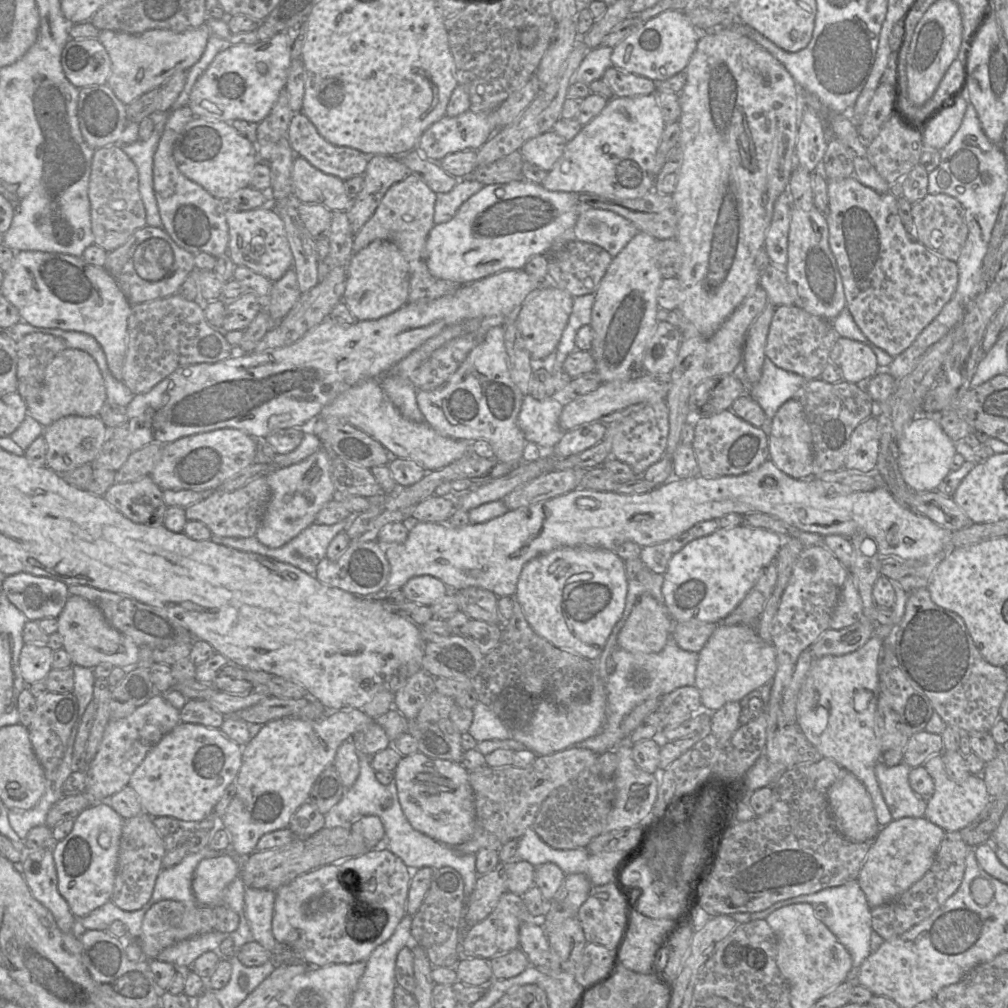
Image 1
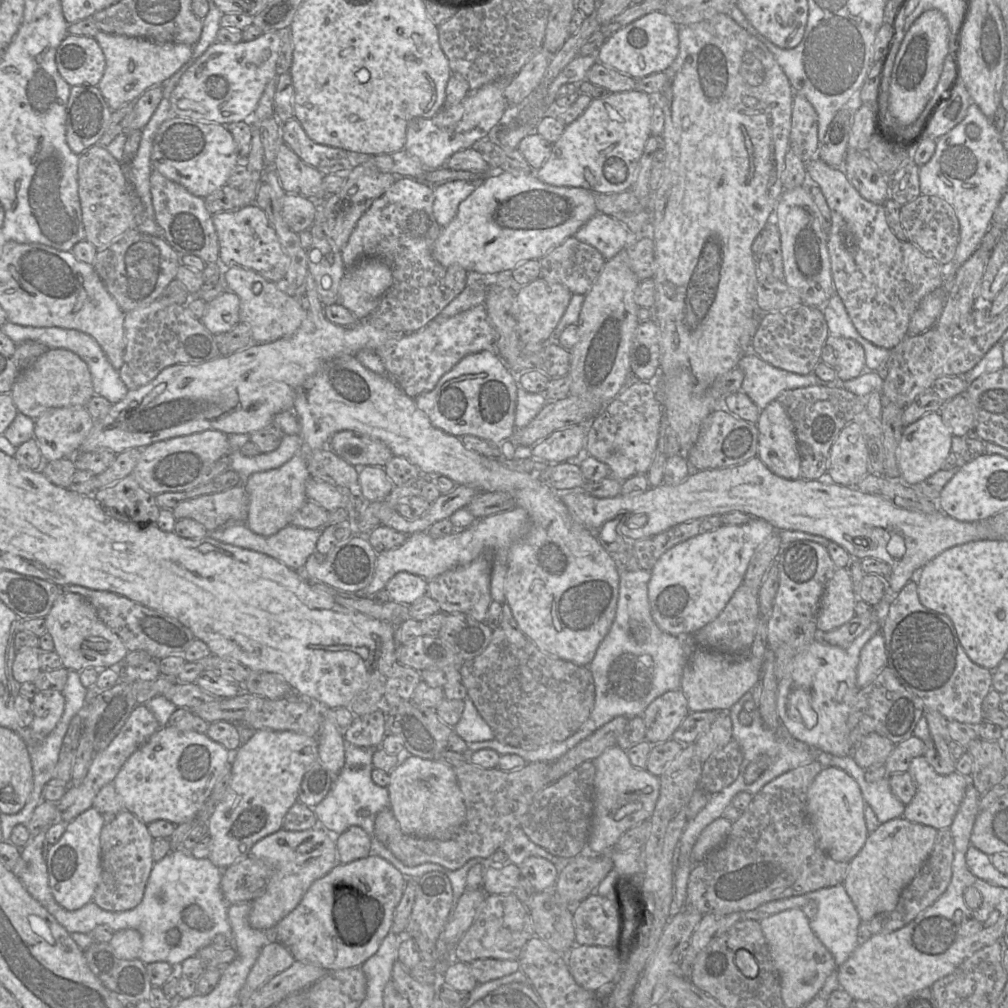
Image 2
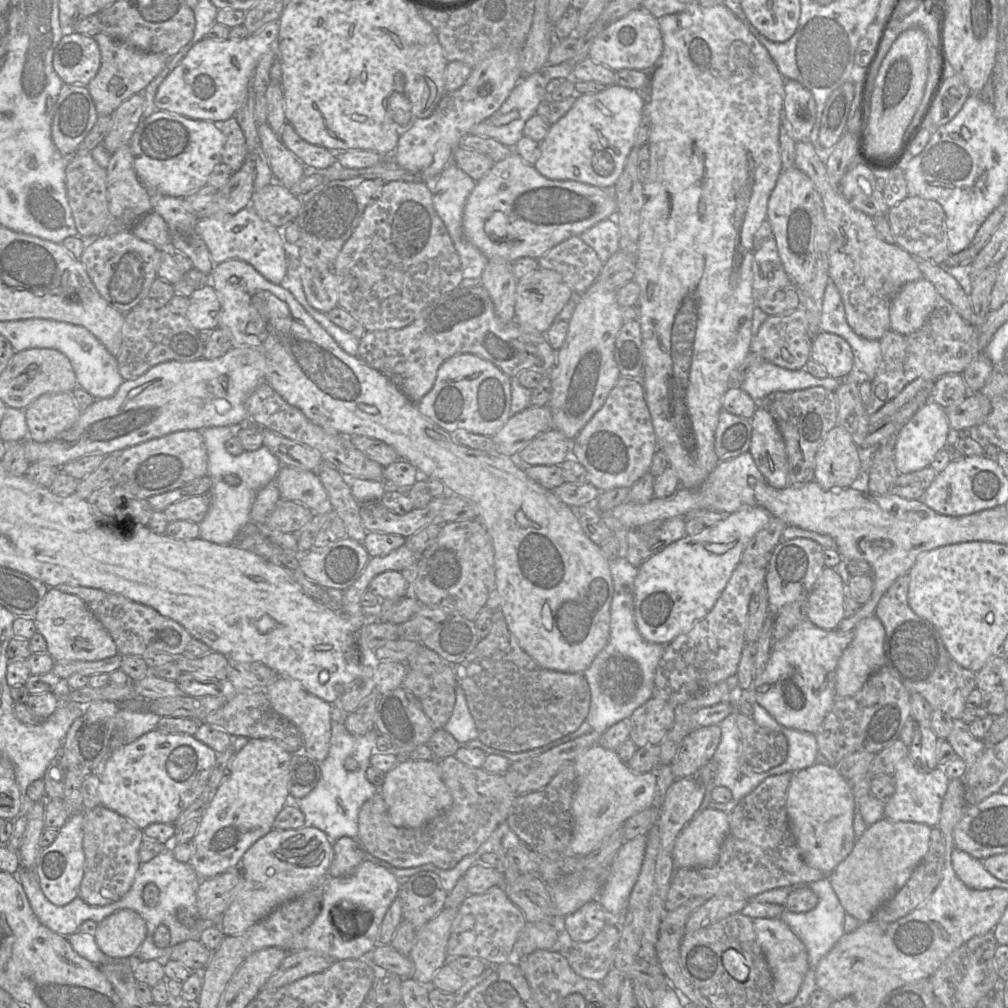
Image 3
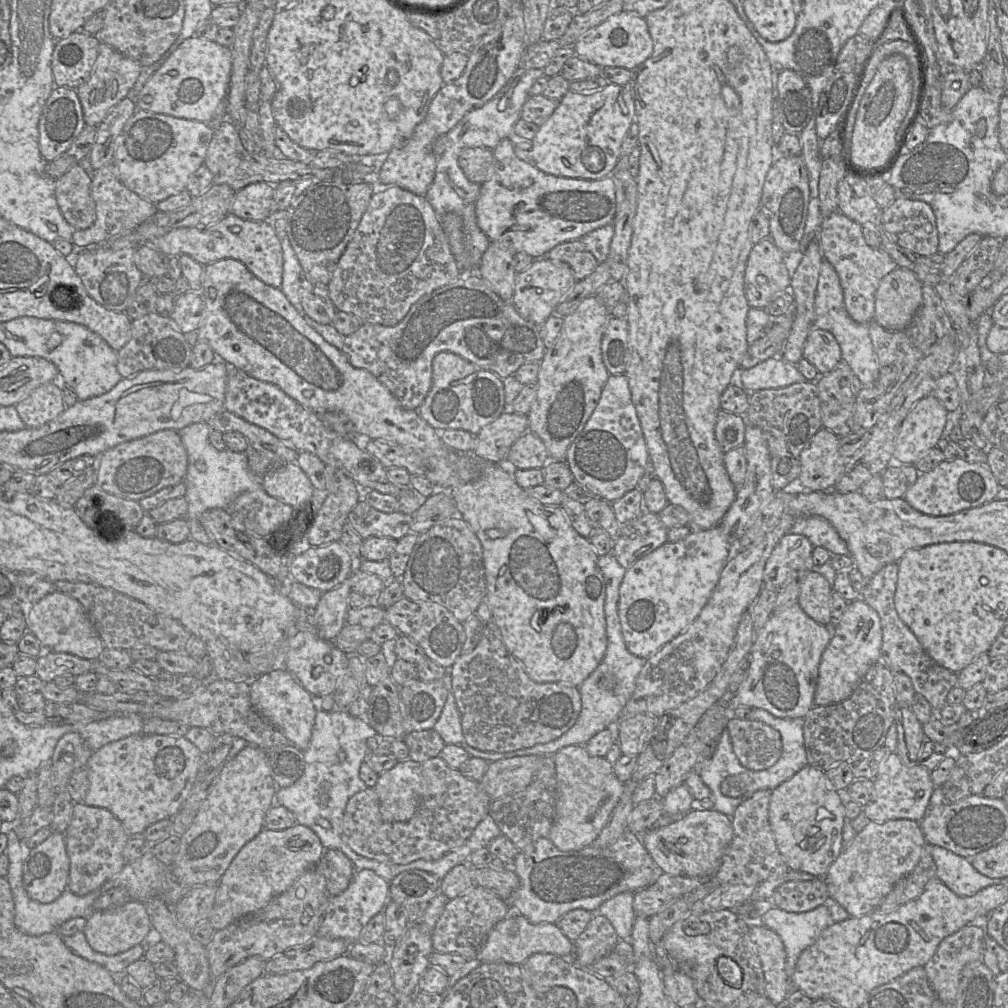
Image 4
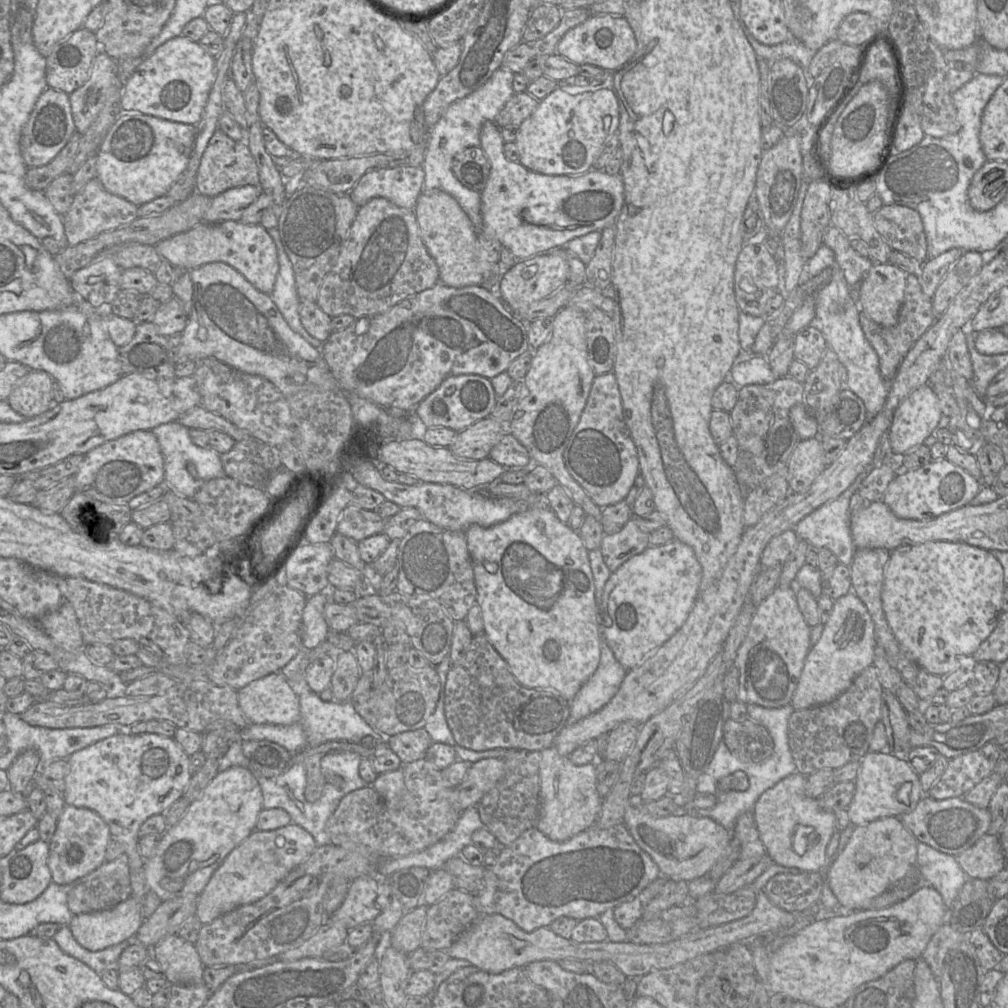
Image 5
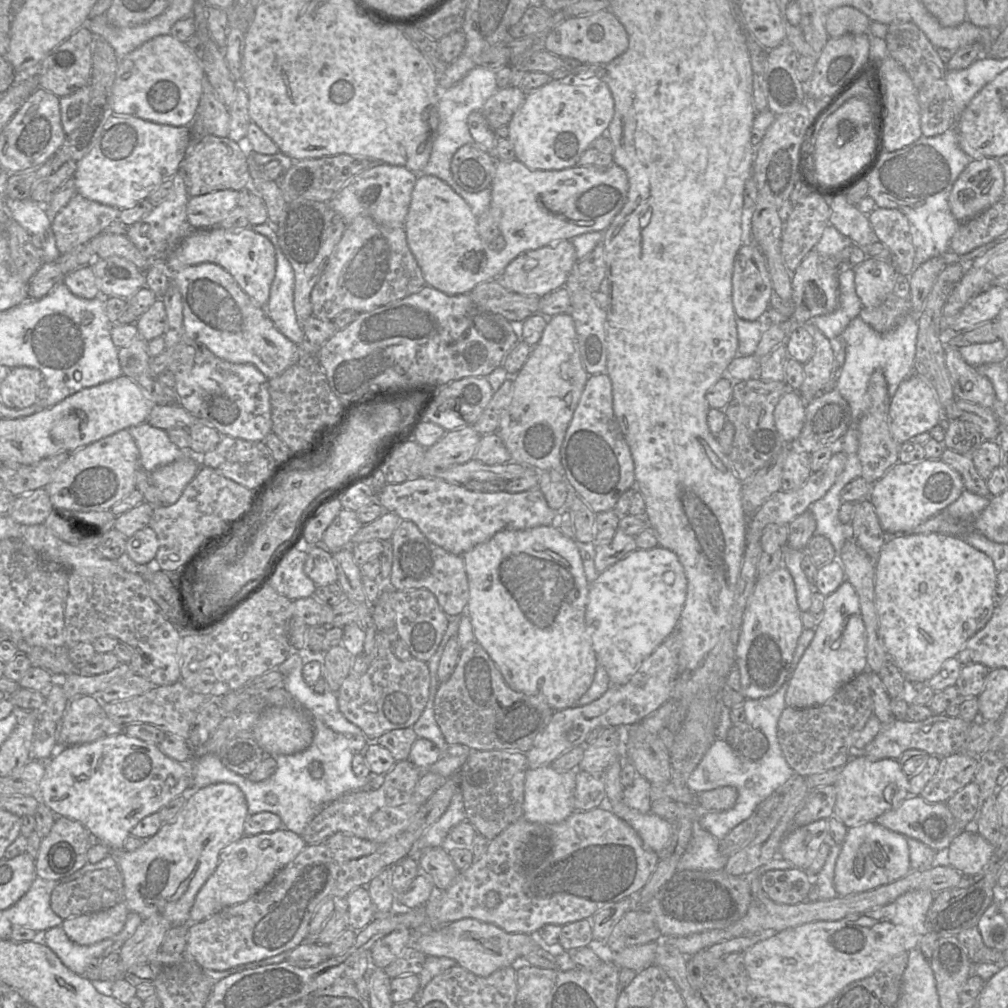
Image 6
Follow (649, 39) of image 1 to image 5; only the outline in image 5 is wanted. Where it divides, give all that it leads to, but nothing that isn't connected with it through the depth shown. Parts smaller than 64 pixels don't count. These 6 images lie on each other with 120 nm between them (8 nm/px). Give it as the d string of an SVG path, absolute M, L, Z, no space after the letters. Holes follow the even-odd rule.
M593 14L585 22L567 31L557 45L557 53L577 64L594 65L616 71L634 56L637 42L634 32L622 15Z

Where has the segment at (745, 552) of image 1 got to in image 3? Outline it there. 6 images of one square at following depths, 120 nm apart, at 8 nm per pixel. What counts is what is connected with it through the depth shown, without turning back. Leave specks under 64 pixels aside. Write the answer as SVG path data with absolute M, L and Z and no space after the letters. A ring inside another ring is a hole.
M744 505L717 524L671 543L639 566L634 582L635 621L641 636L668 644L690 631L714 607L747 544L771 517L763 507Z

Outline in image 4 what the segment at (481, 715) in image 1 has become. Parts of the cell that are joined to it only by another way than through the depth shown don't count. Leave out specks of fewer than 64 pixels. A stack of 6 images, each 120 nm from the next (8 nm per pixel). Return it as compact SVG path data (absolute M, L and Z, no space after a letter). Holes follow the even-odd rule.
M451 668L446 669L447 671L441 681L448 691L447 700L433 730L441 736L446 744L460 745L465 742L461 726L461 715L452 691Z

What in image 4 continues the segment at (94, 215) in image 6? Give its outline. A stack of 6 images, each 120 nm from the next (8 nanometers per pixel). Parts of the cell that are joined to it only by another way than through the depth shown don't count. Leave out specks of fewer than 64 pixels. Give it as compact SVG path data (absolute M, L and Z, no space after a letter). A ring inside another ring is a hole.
M113 163L106 164L92 173L91 195L95 202L96 220L87 229L73 231L71 241L77 248L127 233L158 211L154 203L143 199L120 181L117 168Z

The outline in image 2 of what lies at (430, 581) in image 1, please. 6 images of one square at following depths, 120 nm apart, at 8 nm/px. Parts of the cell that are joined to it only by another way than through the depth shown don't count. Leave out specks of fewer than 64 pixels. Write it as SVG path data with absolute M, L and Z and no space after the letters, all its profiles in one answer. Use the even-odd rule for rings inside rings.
M408 572L396 573L386 584L385 590L391 601L410 605L419 597L426 595L428 581Z

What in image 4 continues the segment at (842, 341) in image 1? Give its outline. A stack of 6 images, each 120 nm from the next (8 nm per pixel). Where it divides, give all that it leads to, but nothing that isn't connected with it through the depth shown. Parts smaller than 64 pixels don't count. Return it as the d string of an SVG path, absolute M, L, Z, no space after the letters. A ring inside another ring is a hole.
M812 329L803 348L803 358L814 365L820 375L824 375L842 360L841 348L829 331Z

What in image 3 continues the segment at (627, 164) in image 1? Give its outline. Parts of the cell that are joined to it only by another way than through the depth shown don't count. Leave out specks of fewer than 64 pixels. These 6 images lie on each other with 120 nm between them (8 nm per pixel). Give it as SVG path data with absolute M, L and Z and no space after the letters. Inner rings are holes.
M611 85L596 94L578 94L570 110L550 125L546 137L540 142L541 155L533 166L551 180L573 180L599 188L614 189L634 146L635 134L642 117L643 100L633 89Z

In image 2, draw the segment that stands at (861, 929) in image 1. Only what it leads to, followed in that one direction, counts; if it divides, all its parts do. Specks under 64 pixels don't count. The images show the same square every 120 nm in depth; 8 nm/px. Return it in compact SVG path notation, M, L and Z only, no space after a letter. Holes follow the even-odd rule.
M843 884L825 887L799 896L778 899L766 902L756 908L758 913L776 914L792 908L802 908L809 901L818 905L817 914L809 919L810 928L821 943L832 954L836 966L843 964L851 953L858 947L858 926L861 919L856 908L847 894Z

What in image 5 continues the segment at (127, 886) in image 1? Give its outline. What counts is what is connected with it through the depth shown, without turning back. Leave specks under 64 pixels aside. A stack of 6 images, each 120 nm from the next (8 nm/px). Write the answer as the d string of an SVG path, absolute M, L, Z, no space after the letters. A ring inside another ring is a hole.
M66 804L49 842L48 867L52 881L59 885L69 884L99 868L105 862L110 840L110 828L98 813L89 808Z

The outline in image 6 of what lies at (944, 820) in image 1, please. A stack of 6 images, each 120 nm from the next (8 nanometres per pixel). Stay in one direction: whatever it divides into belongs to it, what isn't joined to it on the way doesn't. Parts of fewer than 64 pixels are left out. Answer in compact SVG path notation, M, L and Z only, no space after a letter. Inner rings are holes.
M862 755L852 757L841 768L837 781L836 802L833 815L847 828L860 826L886 811L897 808L909 795L909 777L903 772L898 760L891 758L870 759Z

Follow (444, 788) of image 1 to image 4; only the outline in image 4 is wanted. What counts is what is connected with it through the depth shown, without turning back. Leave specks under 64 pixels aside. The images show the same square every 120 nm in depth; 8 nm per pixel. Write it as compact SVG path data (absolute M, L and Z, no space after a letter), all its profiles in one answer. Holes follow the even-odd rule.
M404 760L379 774L373 788L379 796L380 811L388 822L406 822L412 818L425 791L421 763Z

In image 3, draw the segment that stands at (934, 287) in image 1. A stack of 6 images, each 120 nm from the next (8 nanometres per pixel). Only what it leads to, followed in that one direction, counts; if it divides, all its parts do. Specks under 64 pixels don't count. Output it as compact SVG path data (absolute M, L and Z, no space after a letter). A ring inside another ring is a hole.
M797 142L795 148L795 166L811 179L821 196L827 224L833 233L828 250L829 276L840 292L846 320L859 336L880 340L890 330L890 306L894 297L906 283L923 278L917 260L898 244L882 240L872 217L846 201L840 192L840 185L837 186L829 178L826 164L811 142Z

